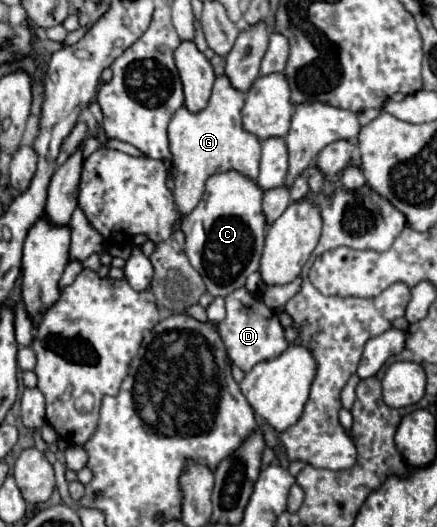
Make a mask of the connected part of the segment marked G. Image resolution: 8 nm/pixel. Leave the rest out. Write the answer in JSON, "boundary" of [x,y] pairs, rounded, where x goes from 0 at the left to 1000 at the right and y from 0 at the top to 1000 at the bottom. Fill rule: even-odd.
{"boundary":[[[517,144],[494,148],[485,182],[476,201],[462,213],[430,213],[412,205],[384,239],[384,269],[394,304],[403,311],[403,338],[398,338],[398,383],[407,395],[412,414],[435,406],[467,368],[467,349],[485,330],[540,323],[572,342],[590,334],[595,311],[595,269],[572,250],[554,243],[554,201],[558,178],[540,175]]]}

